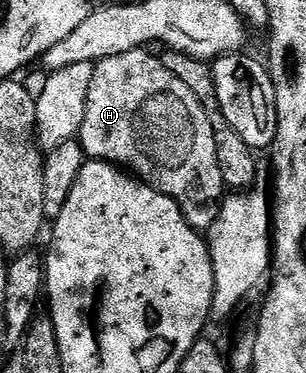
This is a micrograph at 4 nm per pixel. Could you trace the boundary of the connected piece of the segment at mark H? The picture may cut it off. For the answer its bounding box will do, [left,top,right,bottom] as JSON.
[78,48,226,231]

